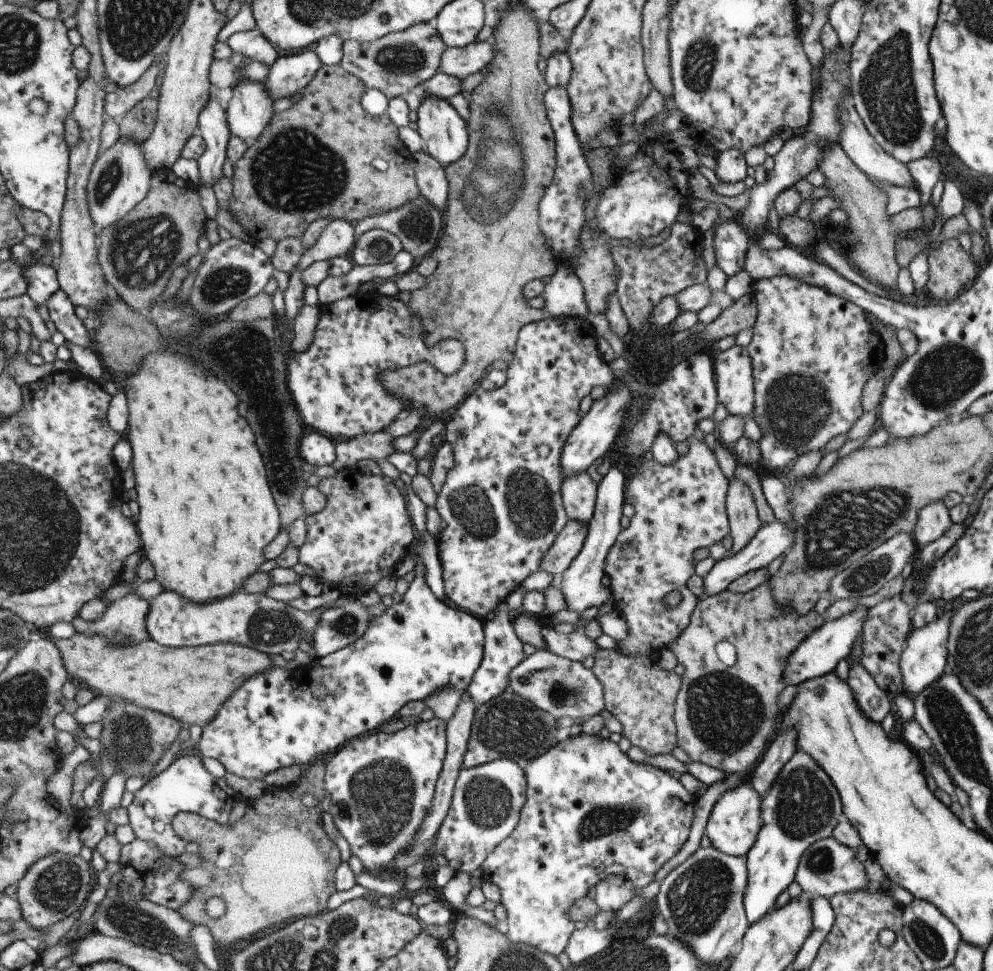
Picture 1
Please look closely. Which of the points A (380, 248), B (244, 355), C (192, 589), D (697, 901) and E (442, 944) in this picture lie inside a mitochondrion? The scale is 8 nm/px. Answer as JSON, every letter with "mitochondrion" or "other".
{"A":"mitochondrion","B":"mitochondrion","C":"other","D":"mitochondrion","E":"other"}

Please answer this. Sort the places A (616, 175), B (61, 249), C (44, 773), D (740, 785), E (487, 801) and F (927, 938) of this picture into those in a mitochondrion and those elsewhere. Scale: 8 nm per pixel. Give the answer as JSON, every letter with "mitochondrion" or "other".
{"A":"other","B":"other","C":"other","D":"other","E":"mitochondrion","F":"mitochondrion"}

